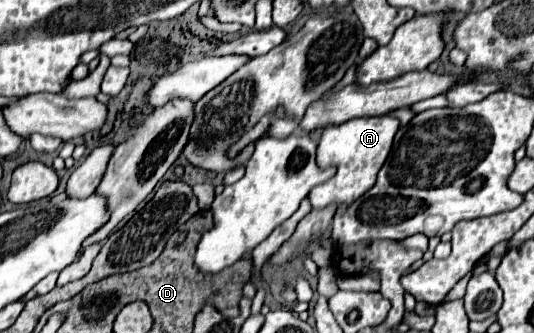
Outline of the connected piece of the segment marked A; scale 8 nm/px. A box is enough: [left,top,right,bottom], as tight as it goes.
[310,116,398,208]

